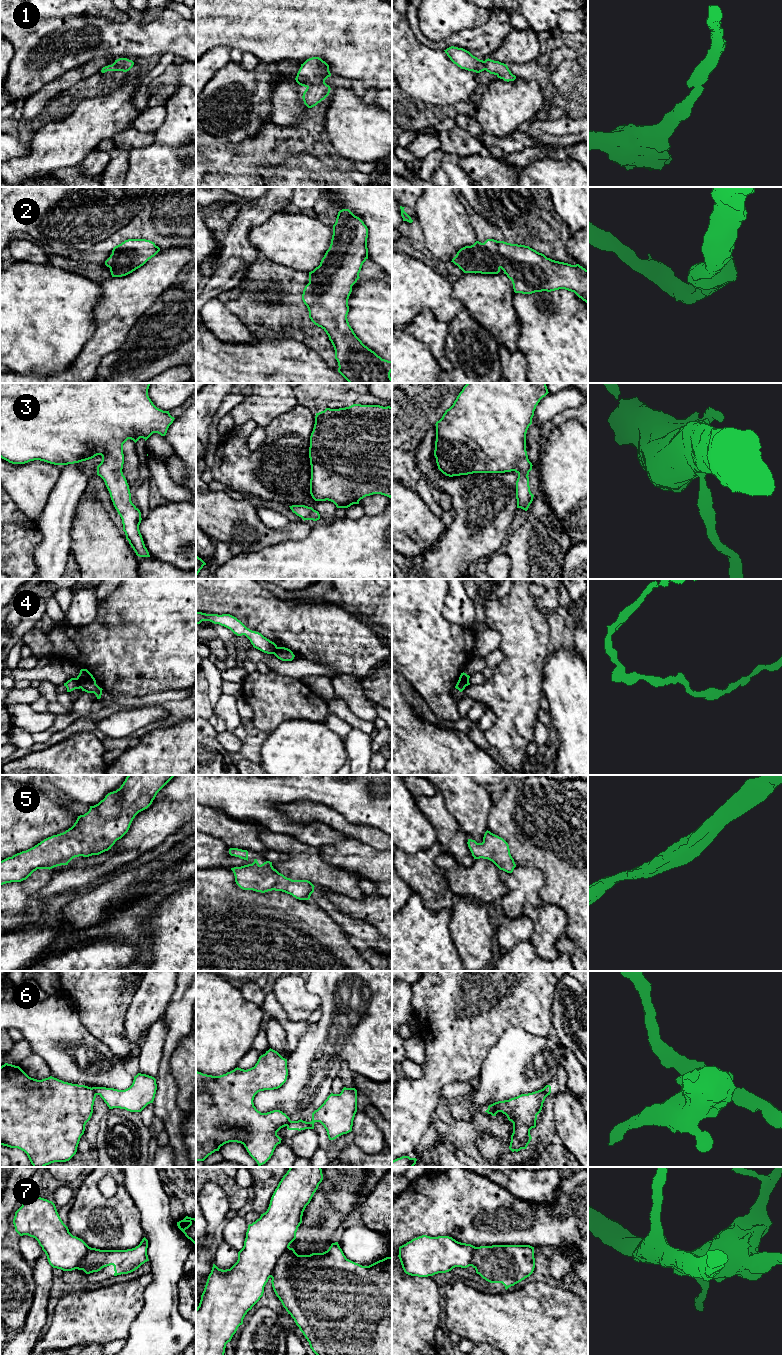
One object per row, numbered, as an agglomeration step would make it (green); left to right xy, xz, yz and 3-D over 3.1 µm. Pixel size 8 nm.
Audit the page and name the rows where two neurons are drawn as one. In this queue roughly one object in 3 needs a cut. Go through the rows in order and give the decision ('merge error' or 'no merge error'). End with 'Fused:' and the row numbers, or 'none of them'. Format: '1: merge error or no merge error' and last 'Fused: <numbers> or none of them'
1: no merge error
2: no merge error
3: no merge error
4: merge error
5: no merge error
6: merge error
7: merge error
Fused: 4, 6, 7

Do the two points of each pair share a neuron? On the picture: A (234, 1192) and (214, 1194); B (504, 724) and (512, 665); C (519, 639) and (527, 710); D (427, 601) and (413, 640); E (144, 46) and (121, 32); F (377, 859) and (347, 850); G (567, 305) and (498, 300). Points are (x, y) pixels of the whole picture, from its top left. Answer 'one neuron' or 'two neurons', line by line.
A: two neurons
B: one neuron
C: one neuron
D: one neuron
E: one neuron
F: one neuron
G: two neurons

